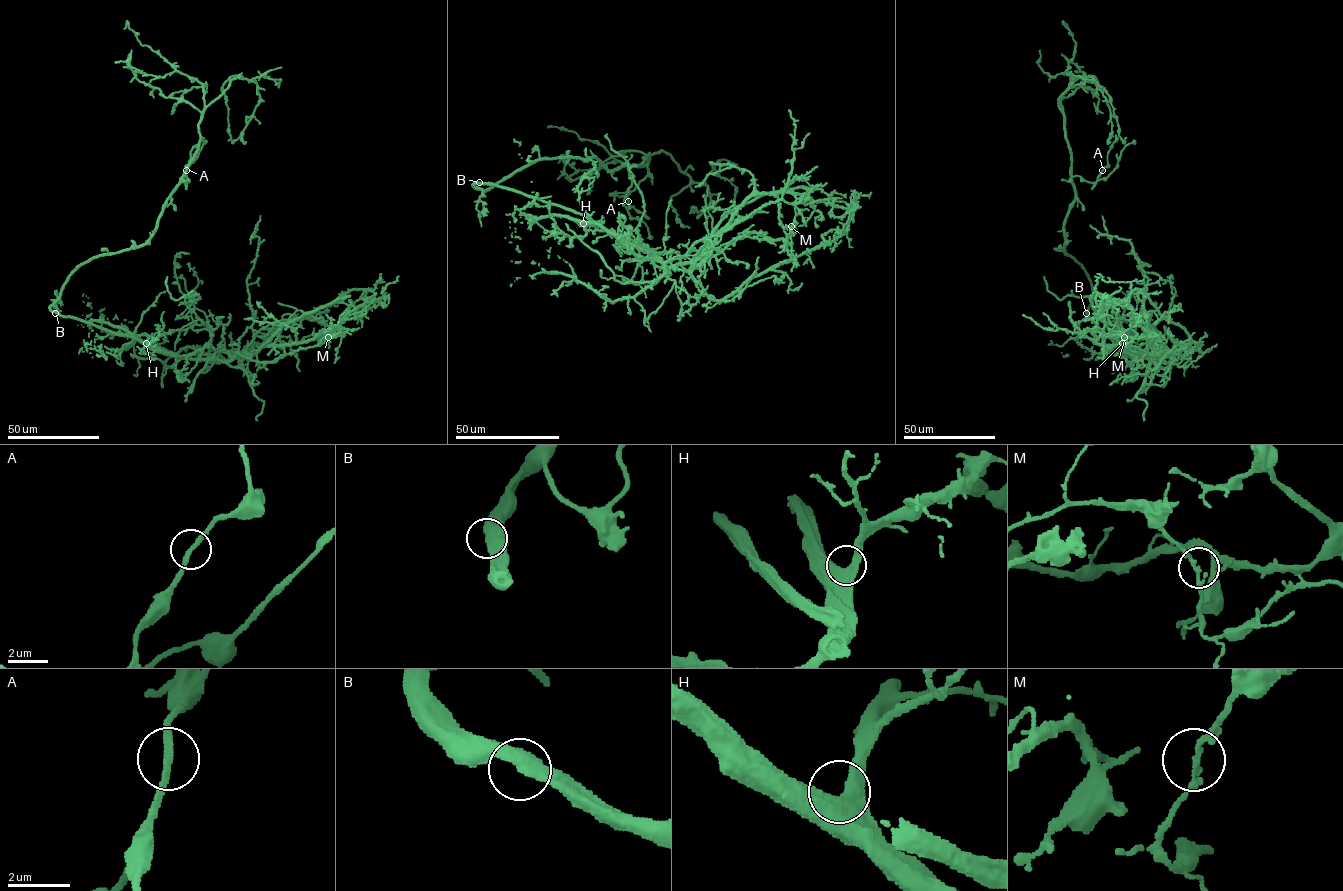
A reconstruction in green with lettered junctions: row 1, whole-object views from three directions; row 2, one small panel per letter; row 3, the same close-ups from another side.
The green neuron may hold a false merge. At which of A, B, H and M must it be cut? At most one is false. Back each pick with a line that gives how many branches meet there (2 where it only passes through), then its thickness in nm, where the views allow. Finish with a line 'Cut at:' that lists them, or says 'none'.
M: 2 branches meet; 190 nm thick
Cut at: M

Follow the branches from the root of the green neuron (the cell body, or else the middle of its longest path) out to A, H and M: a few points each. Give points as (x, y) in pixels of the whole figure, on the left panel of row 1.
A: (56, 312), (50, 306), (81, 265), (138, 248), (149, 238), (170, 194), (183, 176), (189, 181), (186, 170)
H: (56, 312), (127, 335), (154, 348), (146, 343)
M: (56, 312), (191, 359), (231, 360), (239, 354), (275, 362), (320, 345), (328, 337)

